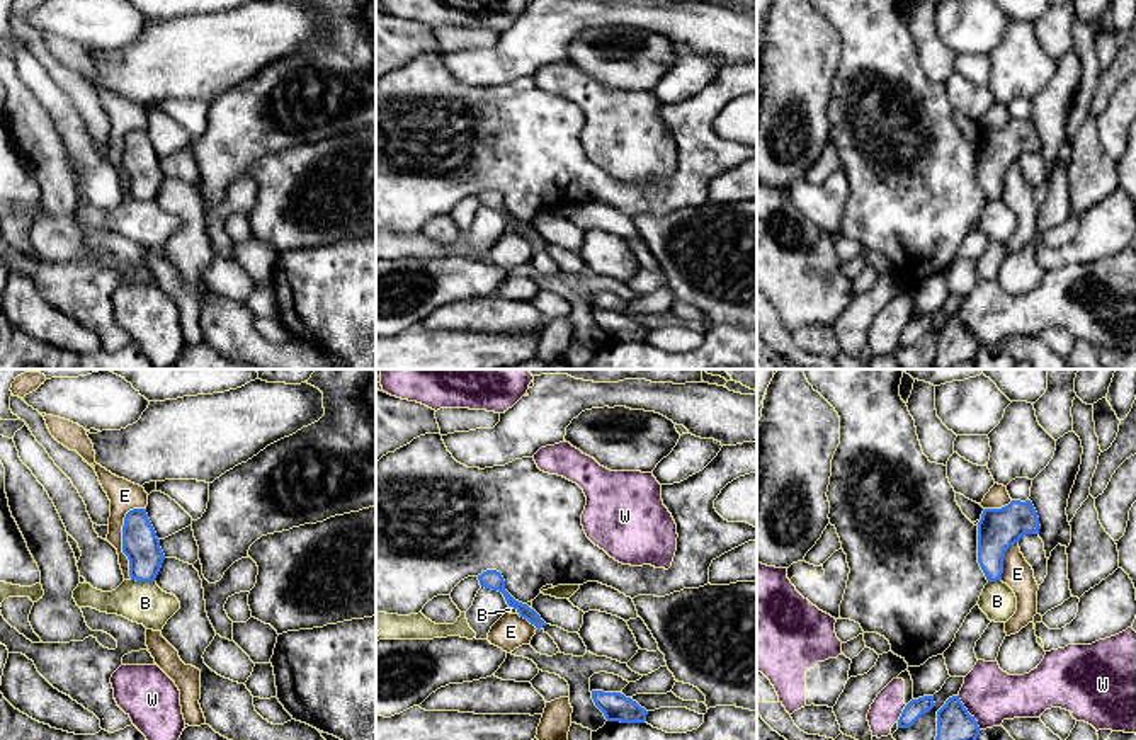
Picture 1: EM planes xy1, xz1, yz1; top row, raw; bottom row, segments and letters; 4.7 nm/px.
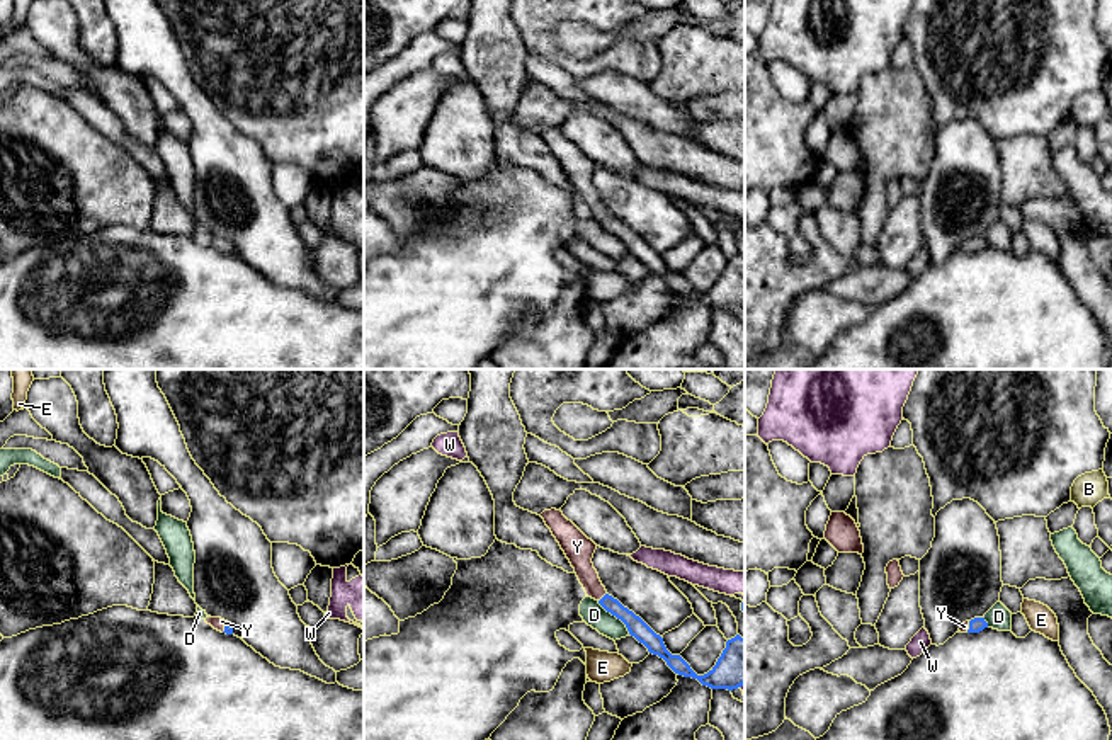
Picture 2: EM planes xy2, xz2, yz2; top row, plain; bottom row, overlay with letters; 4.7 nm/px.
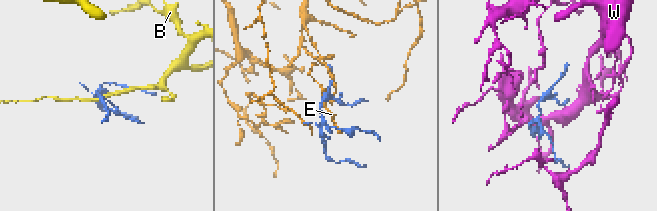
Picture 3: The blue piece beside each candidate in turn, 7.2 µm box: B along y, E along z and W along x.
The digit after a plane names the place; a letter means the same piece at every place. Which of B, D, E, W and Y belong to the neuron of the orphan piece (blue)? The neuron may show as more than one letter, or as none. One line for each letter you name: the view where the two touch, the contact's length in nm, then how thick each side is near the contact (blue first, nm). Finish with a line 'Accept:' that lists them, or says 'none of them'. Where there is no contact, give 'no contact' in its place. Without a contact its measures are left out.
Y: meets blue in xz2; contact 60 nm long; 90 nm thick on the blue side, 130 nm on the other
Accept: Y

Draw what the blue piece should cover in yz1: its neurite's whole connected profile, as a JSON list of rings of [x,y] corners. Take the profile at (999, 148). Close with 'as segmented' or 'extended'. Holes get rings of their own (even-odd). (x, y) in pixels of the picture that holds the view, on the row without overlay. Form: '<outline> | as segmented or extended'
[[[1012,119],[1002,128],[985,128],[978,141],[978,182],[986,199],[1002,199],[1005,170],[1024,153],[1039,153],[1039,148],[1031,119]]] | as segmented

